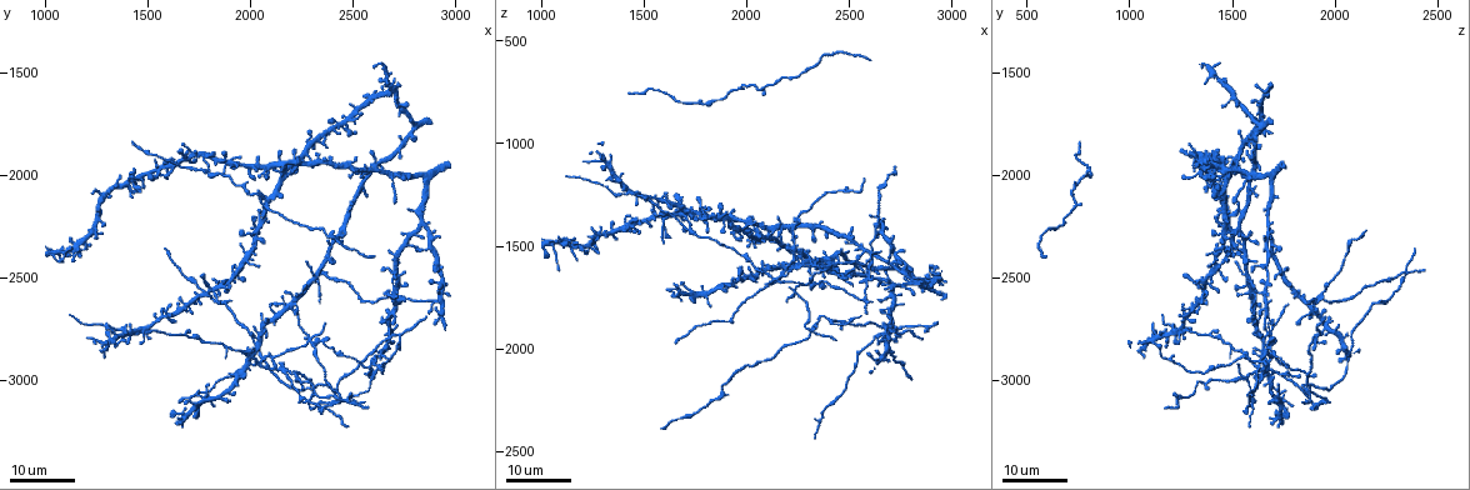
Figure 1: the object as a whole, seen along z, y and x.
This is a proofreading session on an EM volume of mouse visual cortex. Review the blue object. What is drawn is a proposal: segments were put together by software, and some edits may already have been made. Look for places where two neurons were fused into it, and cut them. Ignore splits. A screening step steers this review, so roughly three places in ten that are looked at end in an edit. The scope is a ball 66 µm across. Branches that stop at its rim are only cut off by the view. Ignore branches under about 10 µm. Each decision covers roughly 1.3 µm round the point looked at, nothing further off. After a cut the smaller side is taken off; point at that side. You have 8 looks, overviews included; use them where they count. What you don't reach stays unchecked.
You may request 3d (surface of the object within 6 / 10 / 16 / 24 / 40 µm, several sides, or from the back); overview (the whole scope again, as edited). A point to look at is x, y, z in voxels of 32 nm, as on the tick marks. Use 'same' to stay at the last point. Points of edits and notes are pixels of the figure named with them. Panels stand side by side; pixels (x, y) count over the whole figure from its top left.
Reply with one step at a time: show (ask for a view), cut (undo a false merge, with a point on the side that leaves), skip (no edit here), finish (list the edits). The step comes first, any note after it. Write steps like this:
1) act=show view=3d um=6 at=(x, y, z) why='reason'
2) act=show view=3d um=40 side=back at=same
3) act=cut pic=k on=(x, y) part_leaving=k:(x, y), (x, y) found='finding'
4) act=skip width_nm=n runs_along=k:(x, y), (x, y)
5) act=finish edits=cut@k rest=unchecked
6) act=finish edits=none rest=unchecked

act=show view=3d um=24 at=(2710, 2650, 1890) why='four arms meet'

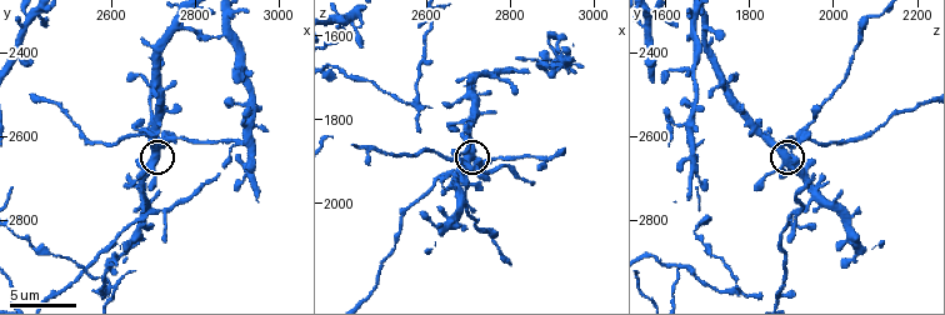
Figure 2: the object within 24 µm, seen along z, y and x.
act=show view=3d um=6 at=(2705, 2635, 1885) why='zoom in'

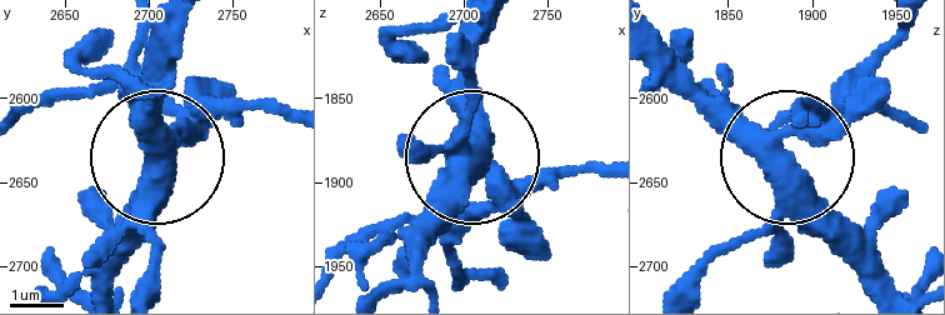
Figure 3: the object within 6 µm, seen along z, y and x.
act=skip side_arm_um=25 runs_along=3:(654, 41), (784, 153), (891, 45) found='continuous, no second neuron'

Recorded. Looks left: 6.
act=show view=3d um=24 at=(1910, 2850, 1500) why='side arm on a straight run'

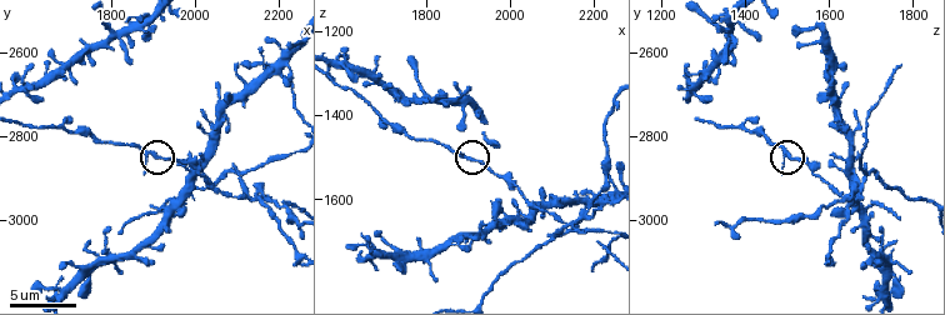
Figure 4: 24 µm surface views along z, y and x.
act=show view=3d um=6 at=(1900, 2845, 1505)

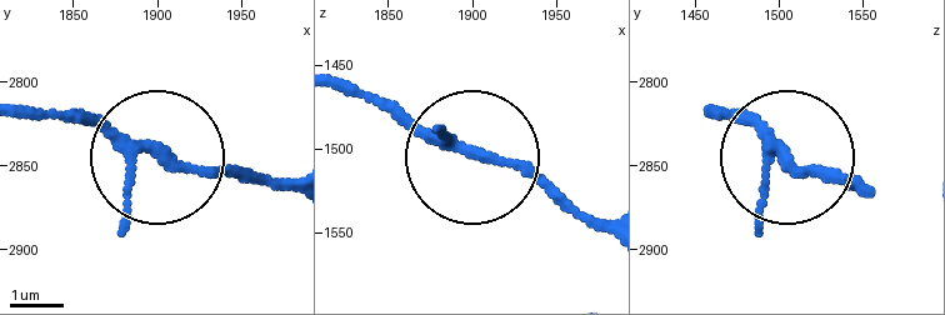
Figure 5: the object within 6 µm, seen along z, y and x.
act=skip runs_along=5:(29, 114), (83, 119), (204, 173), (266, 173) found='all the same neuron'

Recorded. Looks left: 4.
act=show view=3d um=10 at=(1685, 2780, 1400)

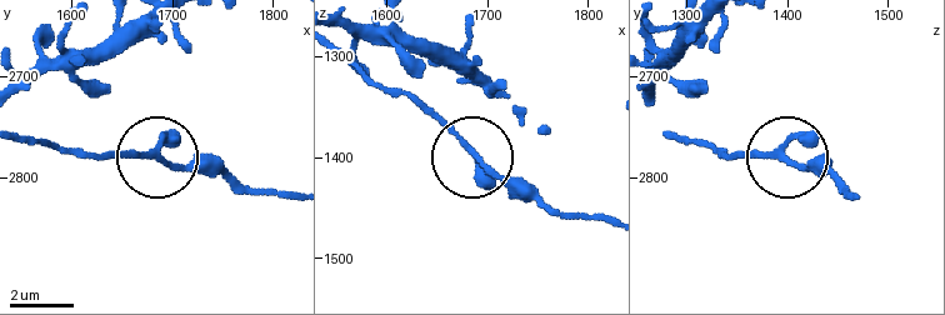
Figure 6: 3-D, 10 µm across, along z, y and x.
act=show view=3d um=10 side=back at=(1692, 2782, 1398)

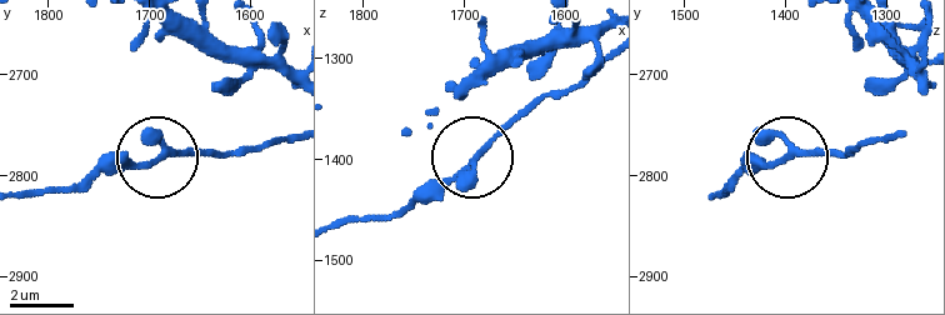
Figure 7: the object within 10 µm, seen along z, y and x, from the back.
act=skip arms=3 found='continuous, no second neuron'

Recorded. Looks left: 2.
act=show view=3d um=24 at=(1500, 2770, 1260) why='three-way junction'

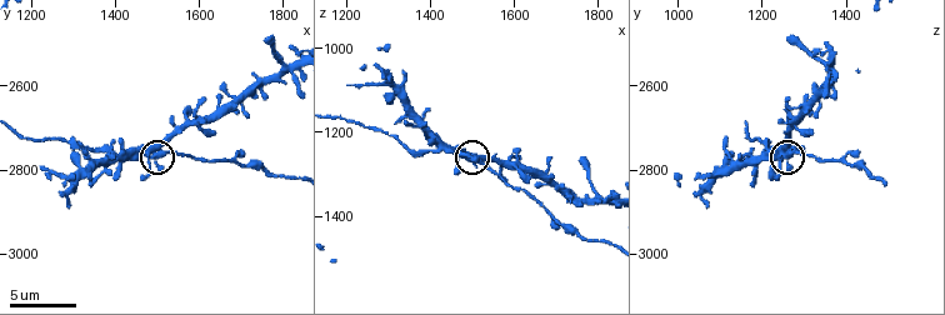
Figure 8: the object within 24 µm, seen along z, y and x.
act=show view=3d um=6 at=(1510, 2765, 1265)

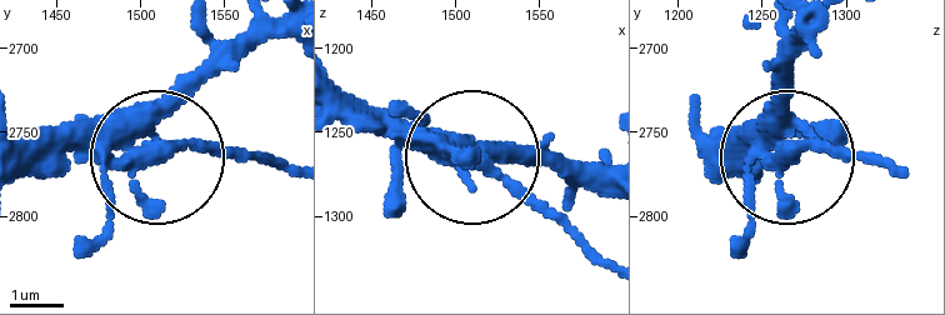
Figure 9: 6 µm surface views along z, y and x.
act=skip arms=3 runs_along=9:(596, 188), (381, 130), (341, 98) found='one neuron here'

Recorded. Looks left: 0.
act=finish edits=none rest=unchecked

